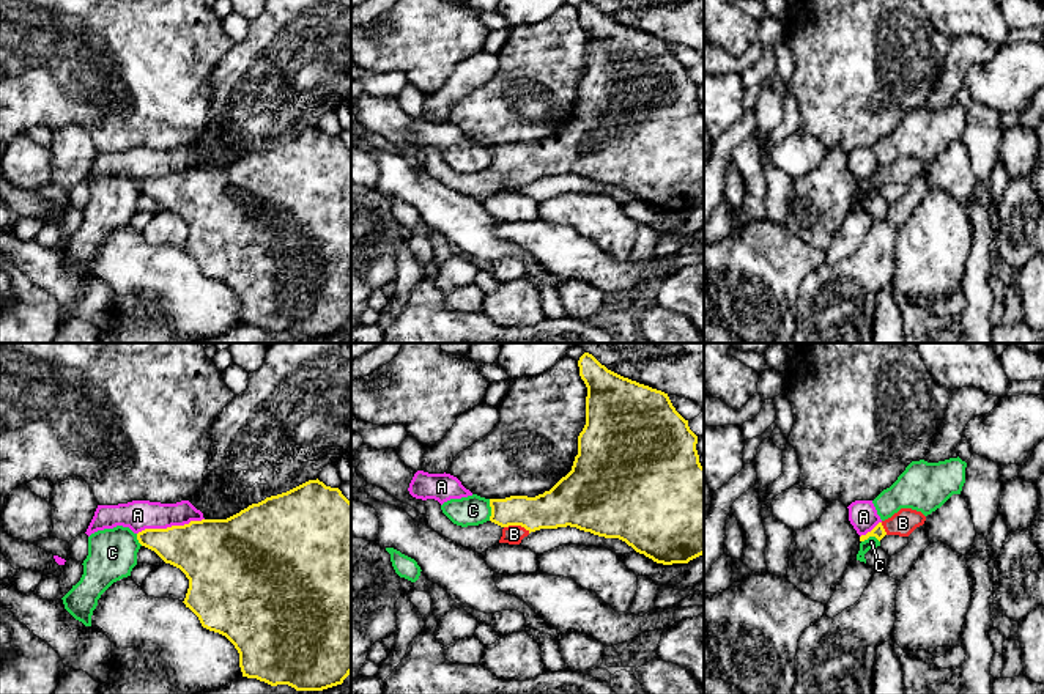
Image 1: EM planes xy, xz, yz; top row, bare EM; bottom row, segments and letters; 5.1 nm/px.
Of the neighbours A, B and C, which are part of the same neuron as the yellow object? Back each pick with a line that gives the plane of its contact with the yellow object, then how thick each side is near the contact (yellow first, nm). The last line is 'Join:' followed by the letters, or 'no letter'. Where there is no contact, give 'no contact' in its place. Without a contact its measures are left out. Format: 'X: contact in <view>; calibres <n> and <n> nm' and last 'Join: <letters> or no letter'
B: contact in xz; calibres 200 and 100 nm
Join: B

